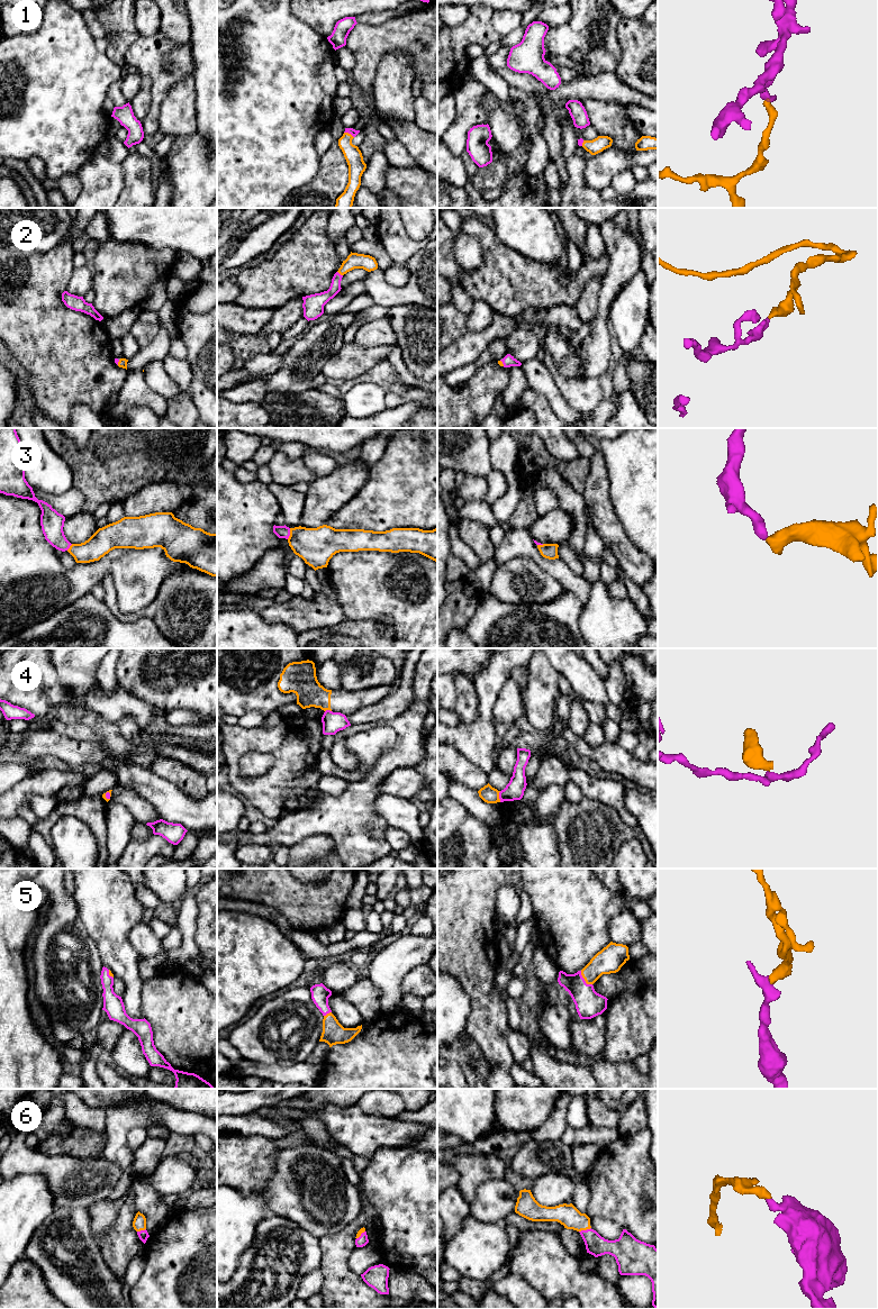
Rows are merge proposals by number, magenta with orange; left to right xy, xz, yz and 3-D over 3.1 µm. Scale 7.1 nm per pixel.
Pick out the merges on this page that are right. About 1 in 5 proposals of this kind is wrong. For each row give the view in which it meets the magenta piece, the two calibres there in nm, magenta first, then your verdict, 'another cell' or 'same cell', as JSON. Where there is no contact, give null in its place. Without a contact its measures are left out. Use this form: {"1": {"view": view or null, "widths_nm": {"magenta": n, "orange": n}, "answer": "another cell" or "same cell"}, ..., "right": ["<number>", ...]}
{"1": {"view": "xz", "widths_nm": {"magenta": 50, "orange": 120}, "answer": "same cell"}, "2": {"view": "xz", "widths_nm": {"magenta": 110, "orange": 110}, "answer": "same cell"}, "3": {"view": "xz", "widths_nm": {"magenta": 100, "orange": 280}, "answer": "same cell"}, "4": {"view": "yz", "widths_nm": {"magenta": 140, "orange": 120}, "answer": "another cell"}, "5": {"view": "yz", "widths_nm": {"magenta": 200, "orange": 190}, "answer": "same cell"}, "6": {"view": "yz", "widths_nm": {"magenta": 150, "orange": 160}, "answer": "same cell"}, "right": ["1", "2", "3", "5", "6"]}

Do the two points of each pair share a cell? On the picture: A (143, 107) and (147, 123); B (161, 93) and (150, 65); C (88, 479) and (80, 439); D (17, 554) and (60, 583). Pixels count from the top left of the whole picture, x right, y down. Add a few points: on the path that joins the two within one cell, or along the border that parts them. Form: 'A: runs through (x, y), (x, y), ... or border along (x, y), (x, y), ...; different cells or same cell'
A: border along (151, 90), (151, 103), (147, 114), (141, 121); different cells
B: runs through (160, 87), (160, 75), (156, 72); same cell
C: border along (71, 439), (78, 445), (83, 445), (89, 439); different cells
D: runs through (27, 564), (46, 583), (50, 583); same cell

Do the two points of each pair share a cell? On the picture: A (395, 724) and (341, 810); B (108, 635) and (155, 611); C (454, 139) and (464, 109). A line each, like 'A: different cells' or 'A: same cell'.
A: same cell
B: different cells
C: same cell

